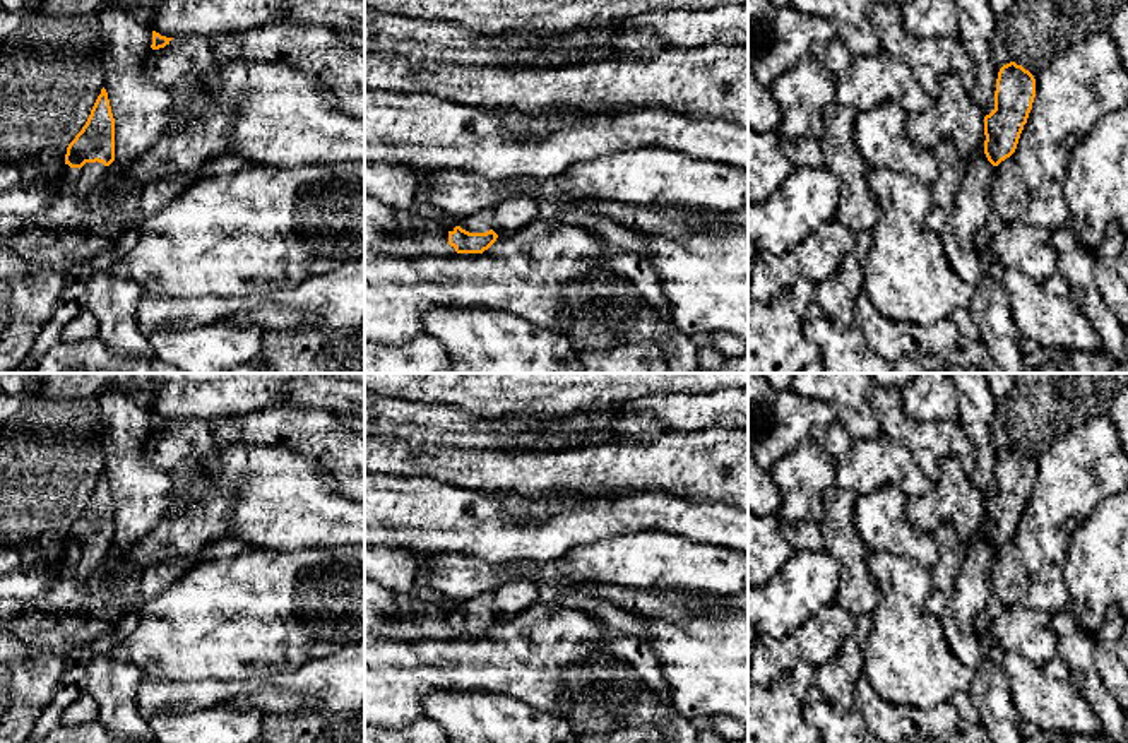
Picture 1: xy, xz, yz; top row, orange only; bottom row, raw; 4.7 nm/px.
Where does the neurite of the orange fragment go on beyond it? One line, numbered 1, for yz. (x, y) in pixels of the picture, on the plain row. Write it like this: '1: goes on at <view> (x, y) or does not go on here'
1: does not go on here

